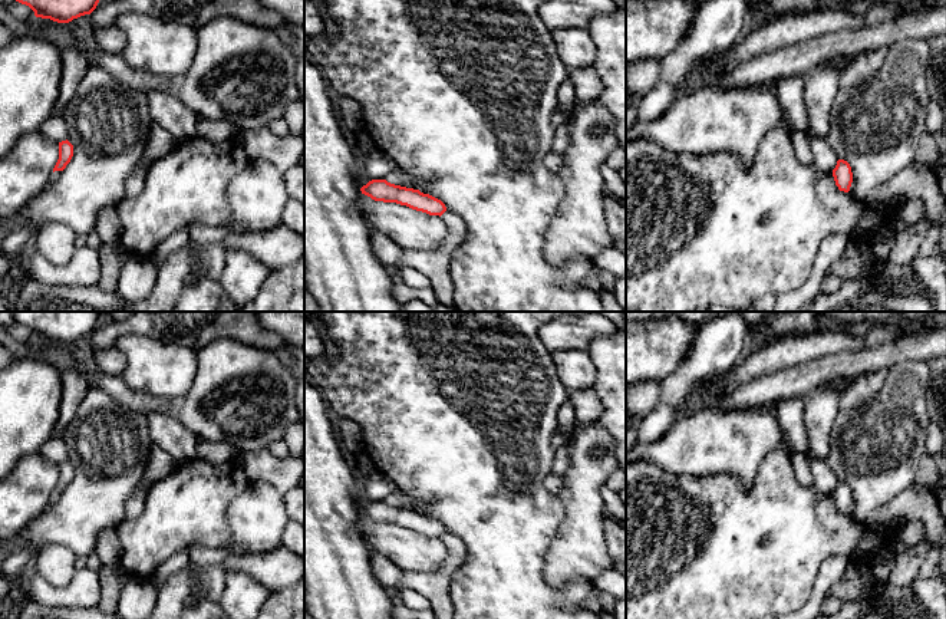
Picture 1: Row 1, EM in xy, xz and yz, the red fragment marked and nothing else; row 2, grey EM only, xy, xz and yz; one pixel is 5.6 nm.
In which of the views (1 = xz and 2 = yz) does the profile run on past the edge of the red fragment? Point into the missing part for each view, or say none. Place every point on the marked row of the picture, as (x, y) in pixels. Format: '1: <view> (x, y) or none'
1: none
2: none

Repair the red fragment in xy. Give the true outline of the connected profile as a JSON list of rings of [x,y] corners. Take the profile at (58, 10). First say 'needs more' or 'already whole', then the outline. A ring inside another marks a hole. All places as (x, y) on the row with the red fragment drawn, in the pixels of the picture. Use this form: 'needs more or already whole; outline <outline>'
already whole; outline [[[16,0],[29,6],[36,17],[50,19],[57,23],[69,23],[85,14],[90,14],[99,0]]]

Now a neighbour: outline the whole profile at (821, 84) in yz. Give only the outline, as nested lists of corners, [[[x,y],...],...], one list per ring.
[[[818,65],[804,76],[804,103],[808,112],[810,129],[825,136],[831,126],[831,109],[841,89],[840,72]]]

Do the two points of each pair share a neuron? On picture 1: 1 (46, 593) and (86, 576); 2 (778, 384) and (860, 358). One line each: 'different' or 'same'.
1: same
2: same

